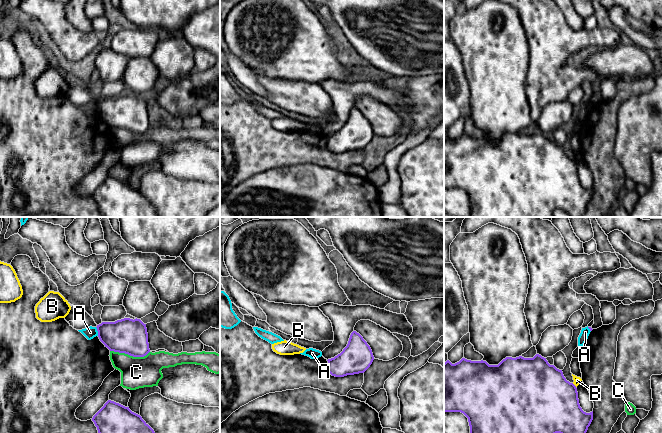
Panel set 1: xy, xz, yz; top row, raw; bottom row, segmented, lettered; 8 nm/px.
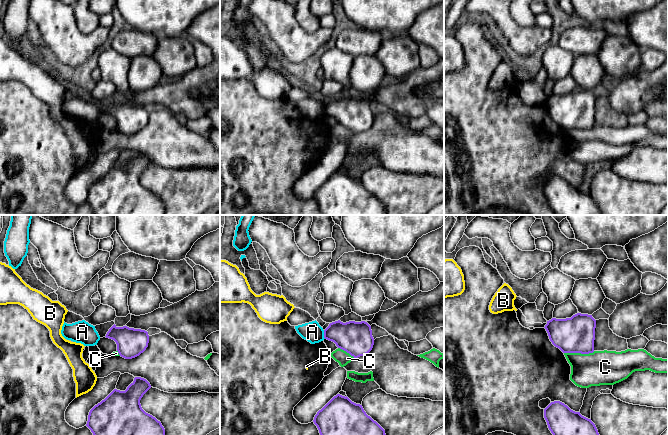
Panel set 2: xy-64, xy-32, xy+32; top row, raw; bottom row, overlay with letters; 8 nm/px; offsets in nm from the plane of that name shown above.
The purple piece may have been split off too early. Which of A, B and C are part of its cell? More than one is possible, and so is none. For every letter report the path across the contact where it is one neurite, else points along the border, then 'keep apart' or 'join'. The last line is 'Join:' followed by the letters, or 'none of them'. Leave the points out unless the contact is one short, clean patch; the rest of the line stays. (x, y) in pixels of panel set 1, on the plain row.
A: along xy (95, 103), (98, 111) | keep apart
B: along yz (572, 159), (576, 162) | keep apart
C: along xy (110, 126), (124, 128), (133, 132), (145, 132), (149, 128) | keep apart
Join: none of them

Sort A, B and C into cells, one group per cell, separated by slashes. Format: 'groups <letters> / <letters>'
groups A / B / C

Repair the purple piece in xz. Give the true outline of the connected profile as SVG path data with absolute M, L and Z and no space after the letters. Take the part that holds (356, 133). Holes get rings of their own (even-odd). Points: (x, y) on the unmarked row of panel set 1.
M353 107L347 122L334 134L328 135L328 148L335 153L364 149L372 140L374 132L363 113Z

